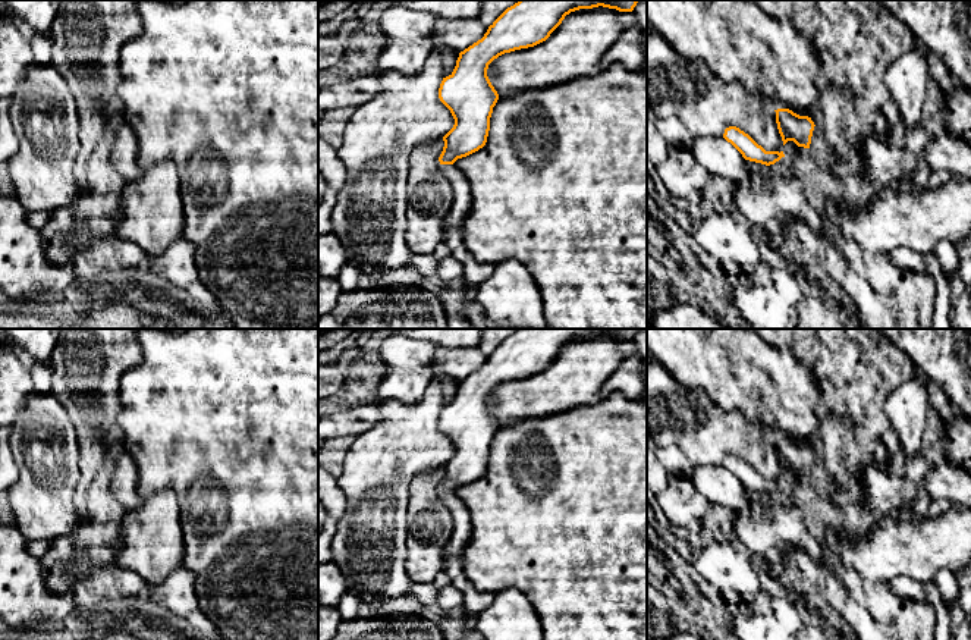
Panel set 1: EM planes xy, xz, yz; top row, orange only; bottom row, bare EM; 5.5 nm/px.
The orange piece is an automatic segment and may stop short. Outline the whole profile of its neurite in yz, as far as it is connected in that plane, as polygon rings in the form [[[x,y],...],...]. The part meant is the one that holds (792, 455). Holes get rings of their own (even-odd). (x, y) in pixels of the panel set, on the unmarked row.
[[[777,437],[776,452],[783,474],[794,470],[798,476],[808,477],[813,489],[829,503],[833,503],[838,484],[833,476],[826,470],[823,457],[814,454],[811,446],[799,445],[789,437]]]

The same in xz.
[[[519,329],[508,336],[484,366],[459,382],[453,401],[443,407],[440,430],[450,439],[455,454],[443,465],[440,501],[452,515],[452,537],[444,561],[462,556],[471,536],[471,515],[455,490],[487,471],[490,446],[499,423],[491,414],[488,393],[505,382],[534,376],[546,370],[566,343],[579,338],[609,336],[632,341],[640,329]]]

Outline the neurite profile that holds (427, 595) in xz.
[[[412,583],[409,592],[425,606],[437,603],[439,590],[433,583]]]

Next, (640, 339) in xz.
[[[640,329],[632,339],[641,360],[641,373],[647,376],[647,329]]]

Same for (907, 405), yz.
[[[914,377],[896,388],[884,402],[905,457],[921,454],[928,404],[927,388]]]

